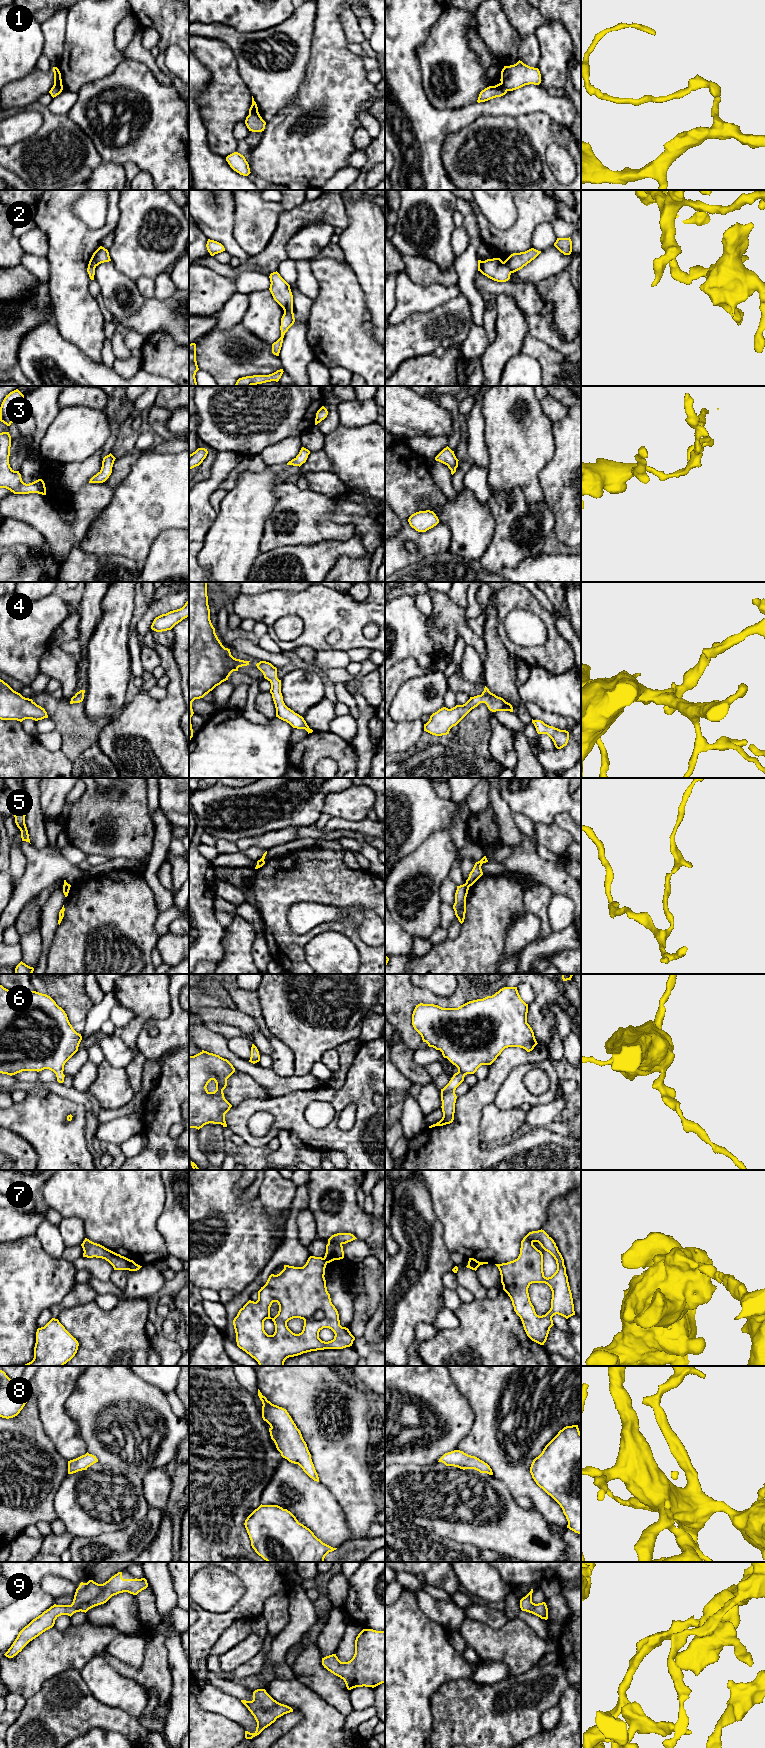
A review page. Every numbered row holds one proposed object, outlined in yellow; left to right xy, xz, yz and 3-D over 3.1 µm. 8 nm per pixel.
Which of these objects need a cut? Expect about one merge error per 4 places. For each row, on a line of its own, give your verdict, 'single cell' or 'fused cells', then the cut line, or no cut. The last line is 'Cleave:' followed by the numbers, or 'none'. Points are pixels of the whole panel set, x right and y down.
1: fused cells | xy (54, 84), (62, 88)
2: fused cells | yz (503, 262), (512, 272)
3: single cell | no cut
4: single cell | no cut
5: fused cells | yz (465, 883), (469, 886)
6: single cell | no cut
7: fused cells | xy (130, 1260), (127, 1269)
8: single cell | no cut
9: single cell | no cut
Cleave: 1, 2, 5, 7

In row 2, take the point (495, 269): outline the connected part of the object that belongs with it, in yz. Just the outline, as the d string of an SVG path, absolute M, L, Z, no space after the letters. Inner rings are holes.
M500 258L478 260L478 271L497 282L506 282L510 279L511 270Z

